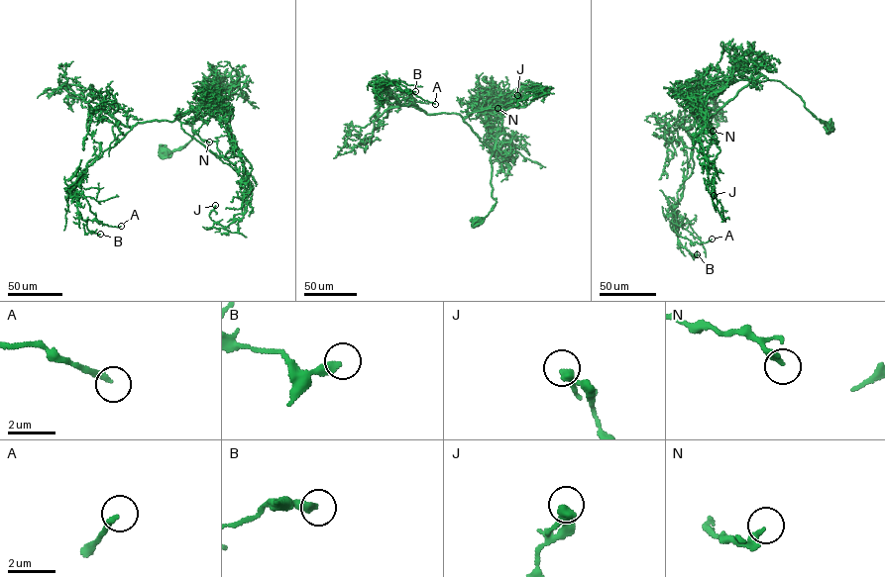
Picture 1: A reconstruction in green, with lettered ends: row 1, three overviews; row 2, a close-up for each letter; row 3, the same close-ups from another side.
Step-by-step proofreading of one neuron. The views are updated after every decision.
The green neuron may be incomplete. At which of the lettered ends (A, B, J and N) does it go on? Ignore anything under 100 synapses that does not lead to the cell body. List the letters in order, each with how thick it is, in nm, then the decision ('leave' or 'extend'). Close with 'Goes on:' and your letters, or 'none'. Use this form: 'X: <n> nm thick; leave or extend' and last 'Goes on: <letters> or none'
A: 200 nm thick; leave
B: 360 nm thick; leave
J: 280 nm thick; leave
N: 280 nm thick; leave
Goes on: none

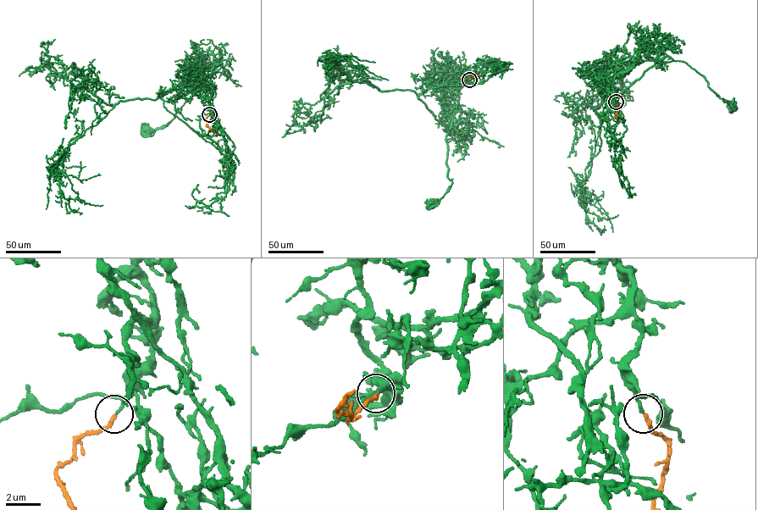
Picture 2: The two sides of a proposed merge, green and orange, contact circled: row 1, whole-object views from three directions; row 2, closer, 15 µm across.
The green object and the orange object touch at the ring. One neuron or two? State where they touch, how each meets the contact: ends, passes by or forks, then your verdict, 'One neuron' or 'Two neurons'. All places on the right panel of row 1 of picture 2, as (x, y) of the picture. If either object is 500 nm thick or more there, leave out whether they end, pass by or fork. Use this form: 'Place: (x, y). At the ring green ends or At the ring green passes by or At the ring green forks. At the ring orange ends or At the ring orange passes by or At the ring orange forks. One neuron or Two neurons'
Place: (616, 102). At the ring green passes by. At the ring orange ends. One neuron

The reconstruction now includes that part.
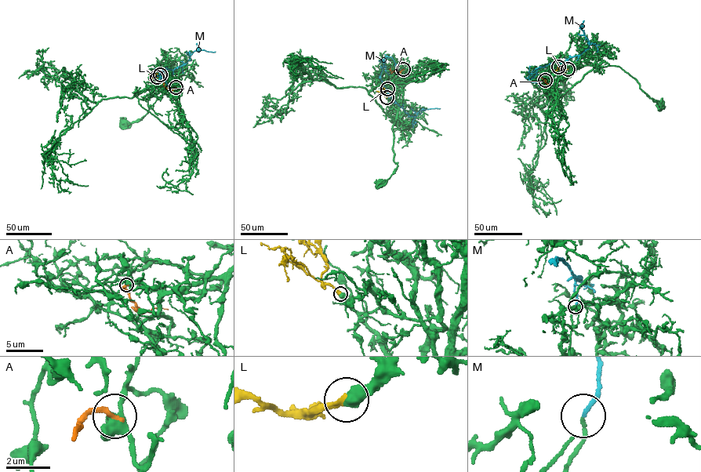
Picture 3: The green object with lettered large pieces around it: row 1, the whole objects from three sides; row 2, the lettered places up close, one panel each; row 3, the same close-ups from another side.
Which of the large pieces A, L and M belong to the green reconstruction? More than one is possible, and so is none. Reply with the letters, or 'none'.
L

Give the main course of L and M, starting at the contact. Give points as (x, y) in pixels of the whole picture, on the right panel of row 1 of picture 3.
L: (568, 69), (558, 68), (555, 71)
M: (559, 67), (560, 63), (580, 55), (588, 48), (590, 42), (581, 29), (583, 25)

